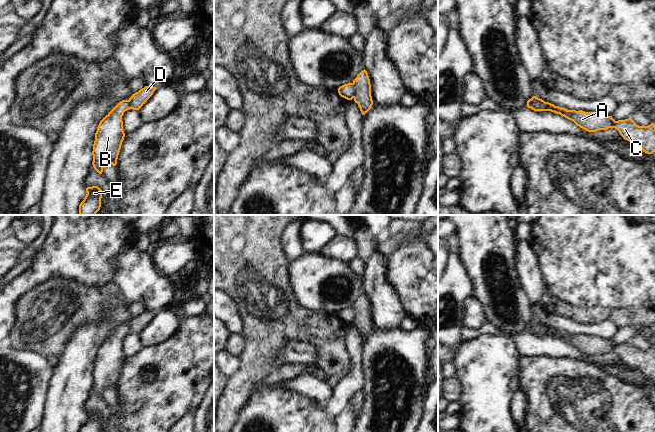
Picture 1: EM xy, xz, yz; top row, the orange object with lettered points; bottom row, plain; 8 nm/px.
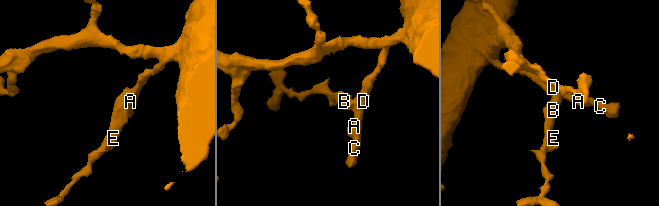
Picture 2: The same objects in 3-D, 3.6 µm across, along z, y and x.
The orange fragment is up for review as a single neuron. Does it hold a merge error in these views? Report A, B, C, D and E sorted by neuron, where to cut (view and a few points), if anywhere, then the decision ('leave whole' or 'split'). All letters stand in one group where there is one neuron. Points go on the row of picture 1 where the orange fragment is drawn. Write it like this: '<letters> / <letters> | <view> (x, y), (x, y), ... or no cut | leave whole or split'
A C D / B E | xz (351, 83), (354, 88), (354, 97) | split

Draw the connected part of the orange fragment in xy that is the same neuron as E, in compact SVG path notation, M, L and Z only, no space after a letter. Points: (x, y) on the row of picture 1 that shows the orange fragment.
M98 186L86 188L86 196L79 205L79 215L95 215L101 207L102 190Z

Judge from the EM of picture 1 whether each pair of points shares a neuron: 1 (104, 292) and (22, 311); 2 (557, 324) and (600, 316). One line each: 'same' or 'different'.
1: same
2: different

